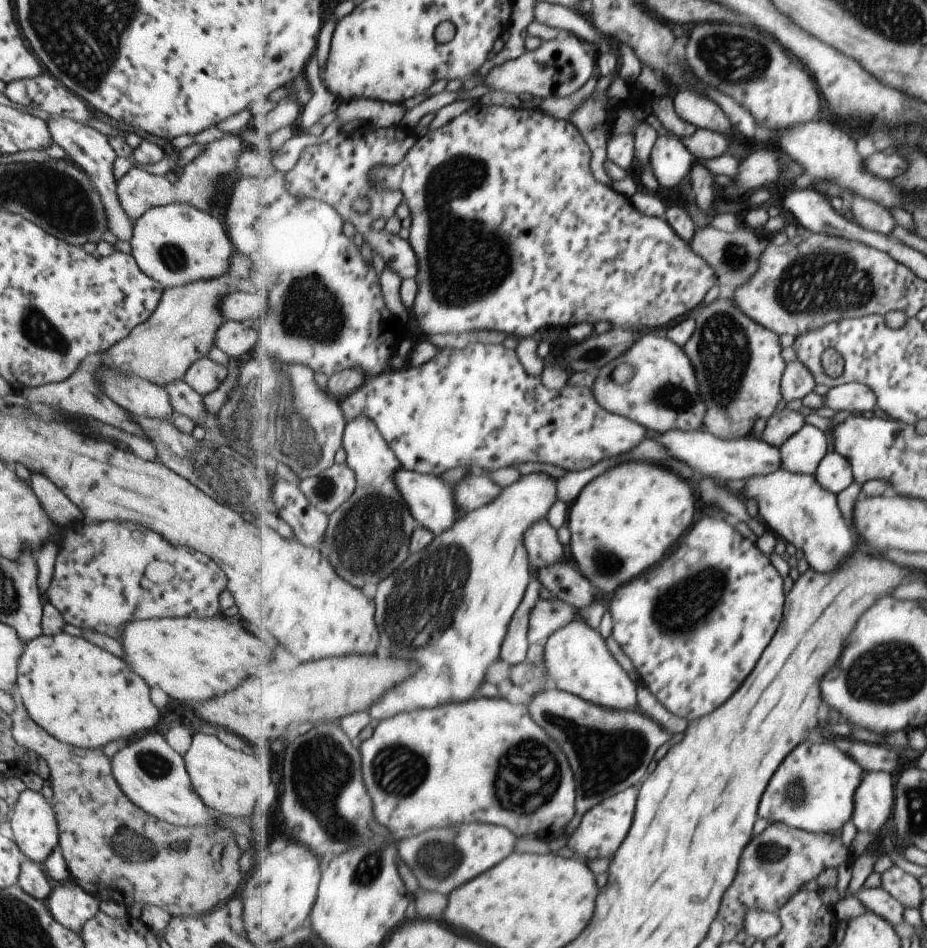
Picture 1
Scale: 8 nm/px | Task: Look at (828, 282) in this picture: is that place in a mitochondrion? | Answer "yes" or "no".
yes

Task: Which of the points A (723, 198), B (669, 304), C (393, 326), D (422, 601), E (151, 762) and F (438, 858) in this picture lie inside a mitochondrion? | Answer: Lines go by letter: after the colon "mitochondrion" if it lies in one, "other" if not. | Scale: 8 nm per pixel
A: other
B: other
C: other
D: mitochondrion
E: mitochondrion
F: mitochondrion

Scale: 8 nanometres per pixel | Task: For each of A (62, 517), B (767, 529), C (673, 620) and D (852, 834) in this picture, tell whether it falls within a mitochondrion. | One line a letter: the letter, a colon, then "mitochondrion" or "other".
A: other
B: other
C: mitochondrion
D: other

